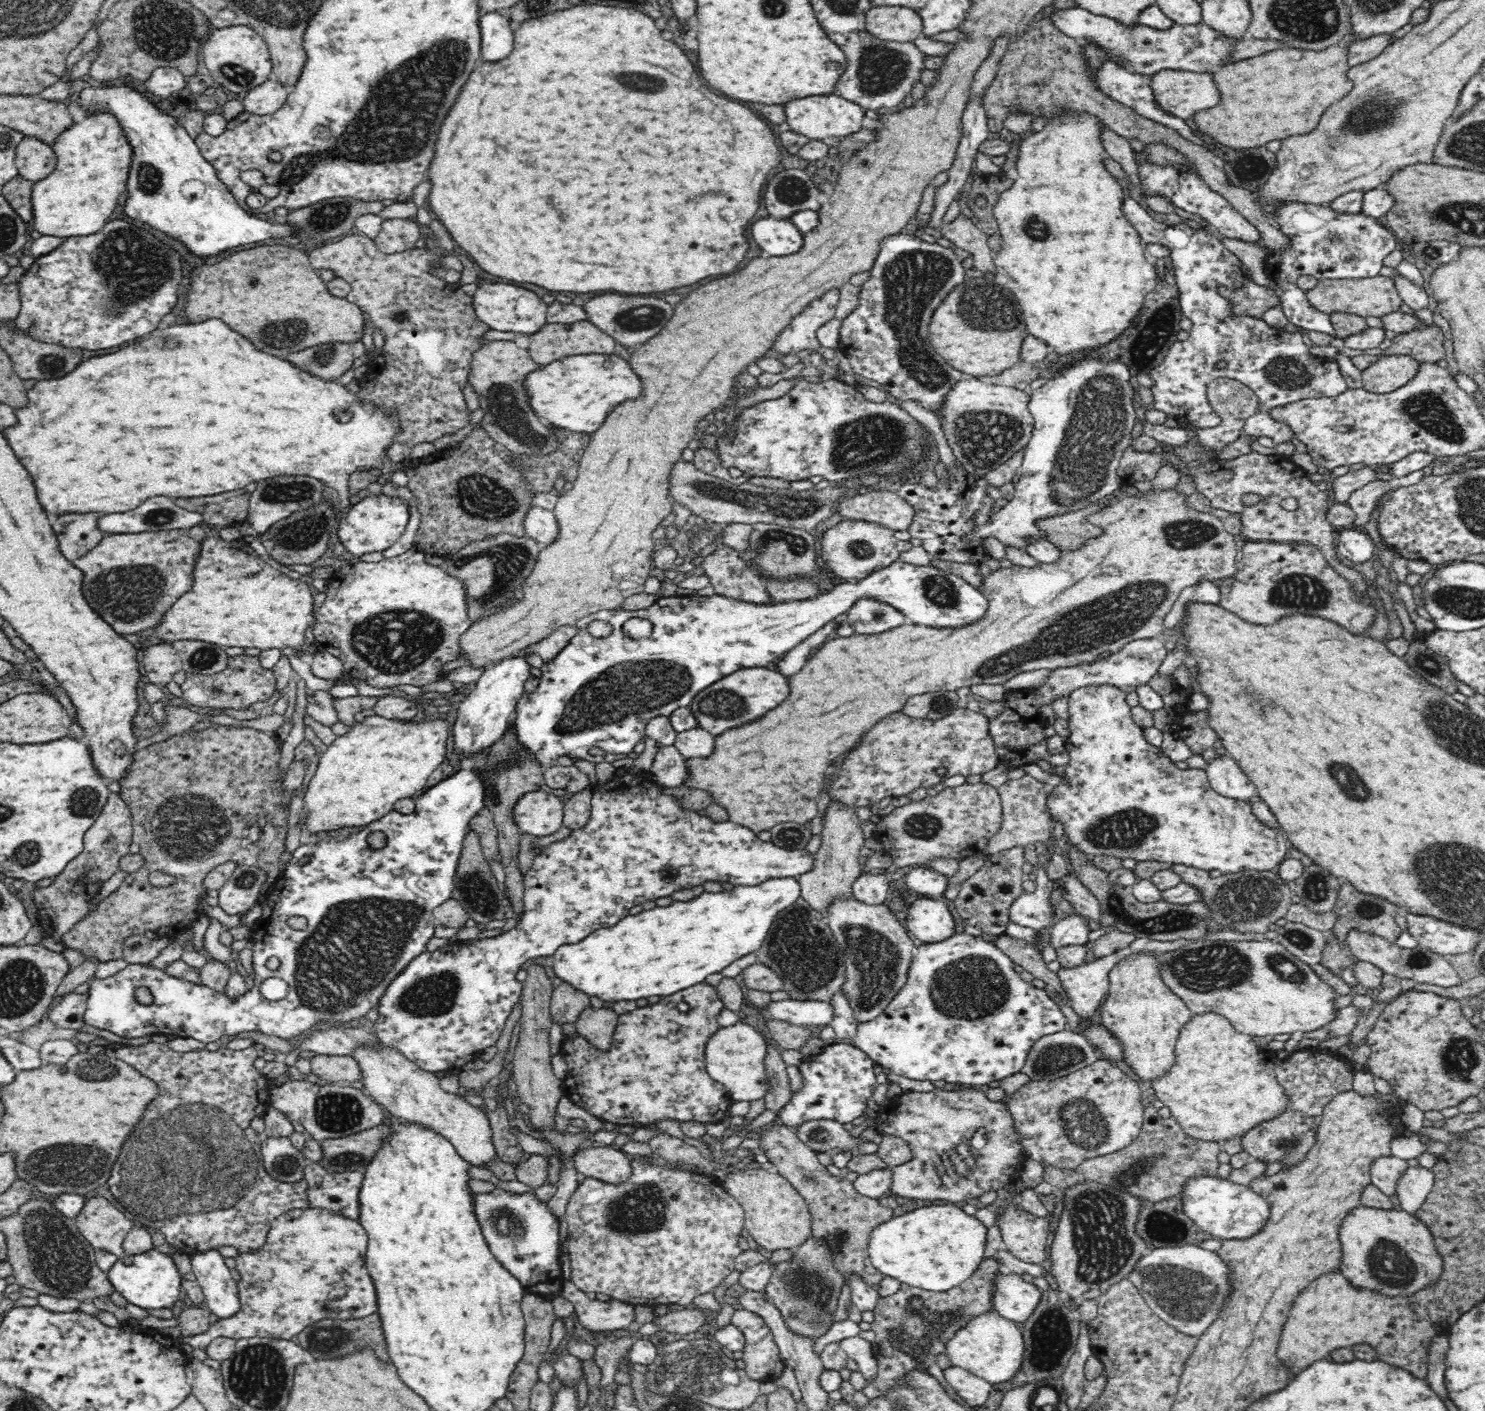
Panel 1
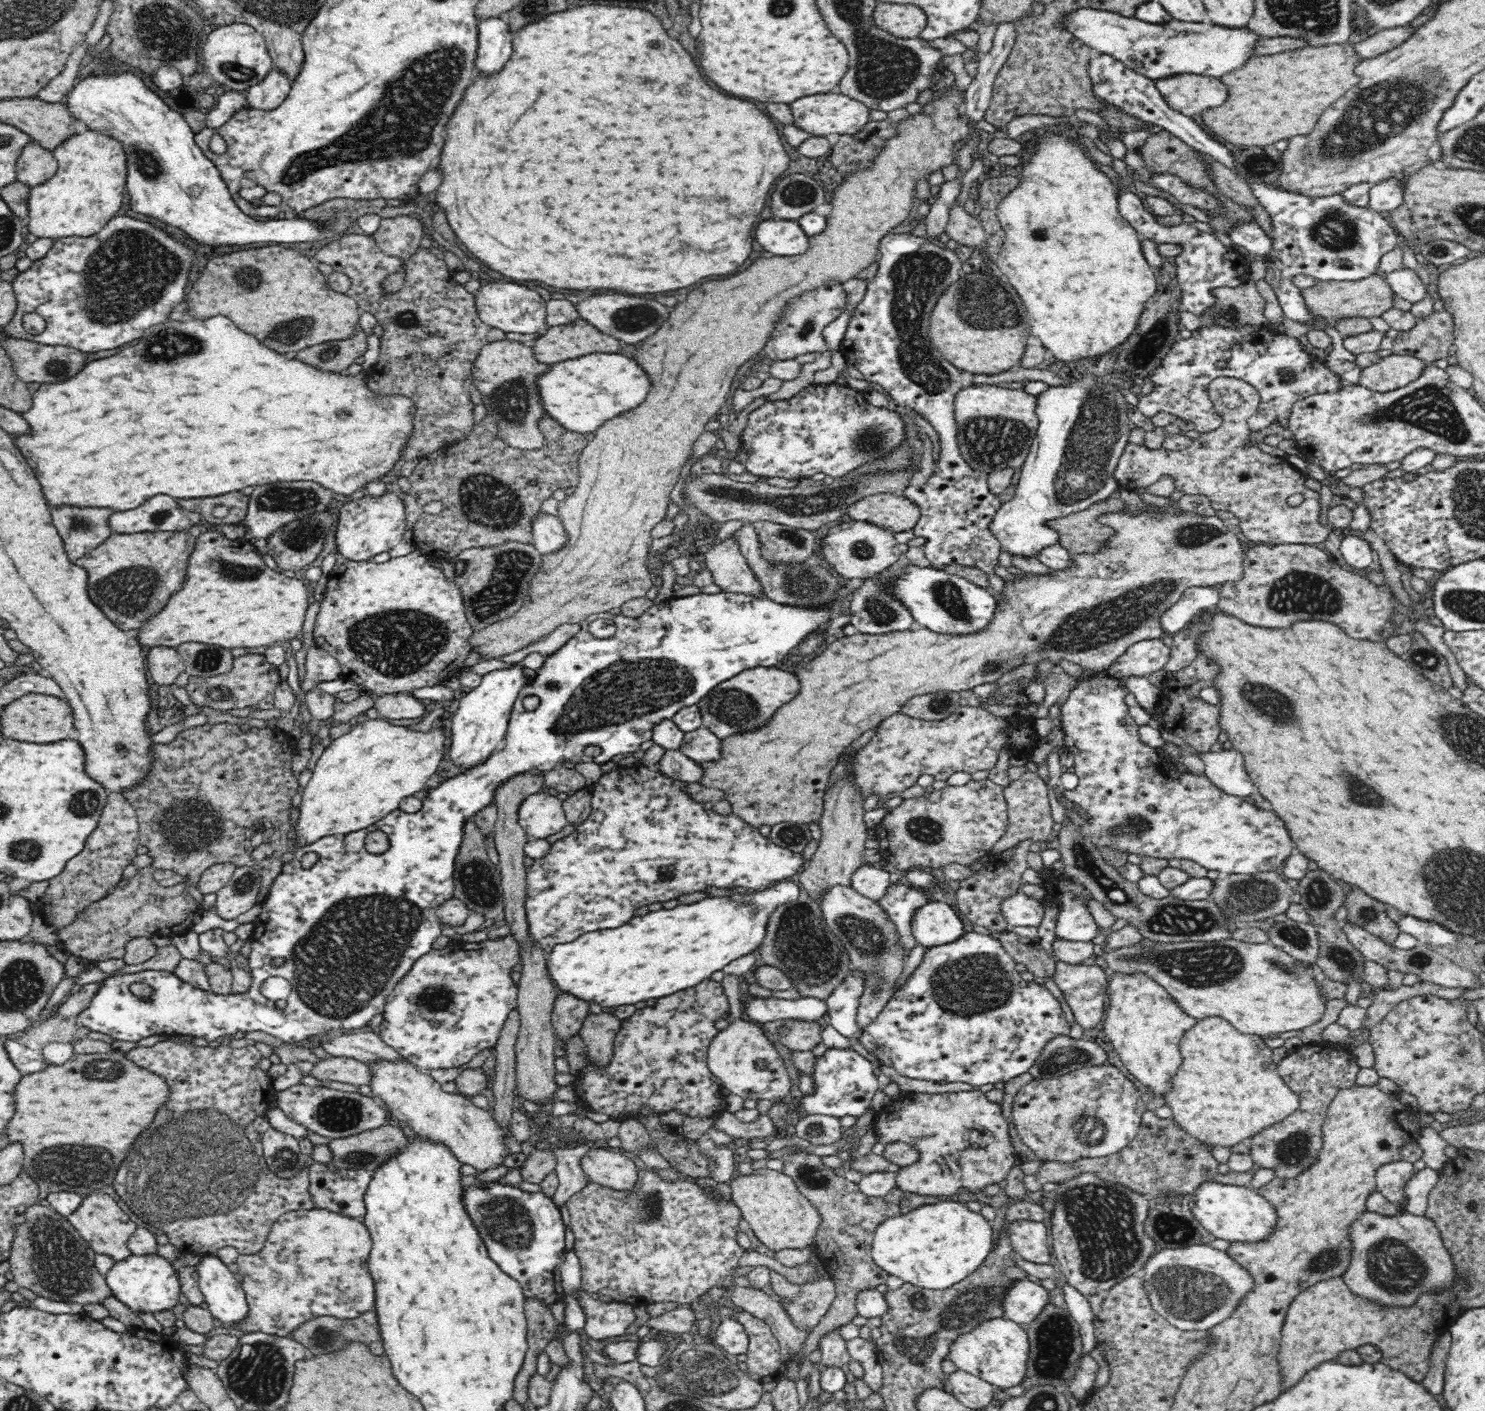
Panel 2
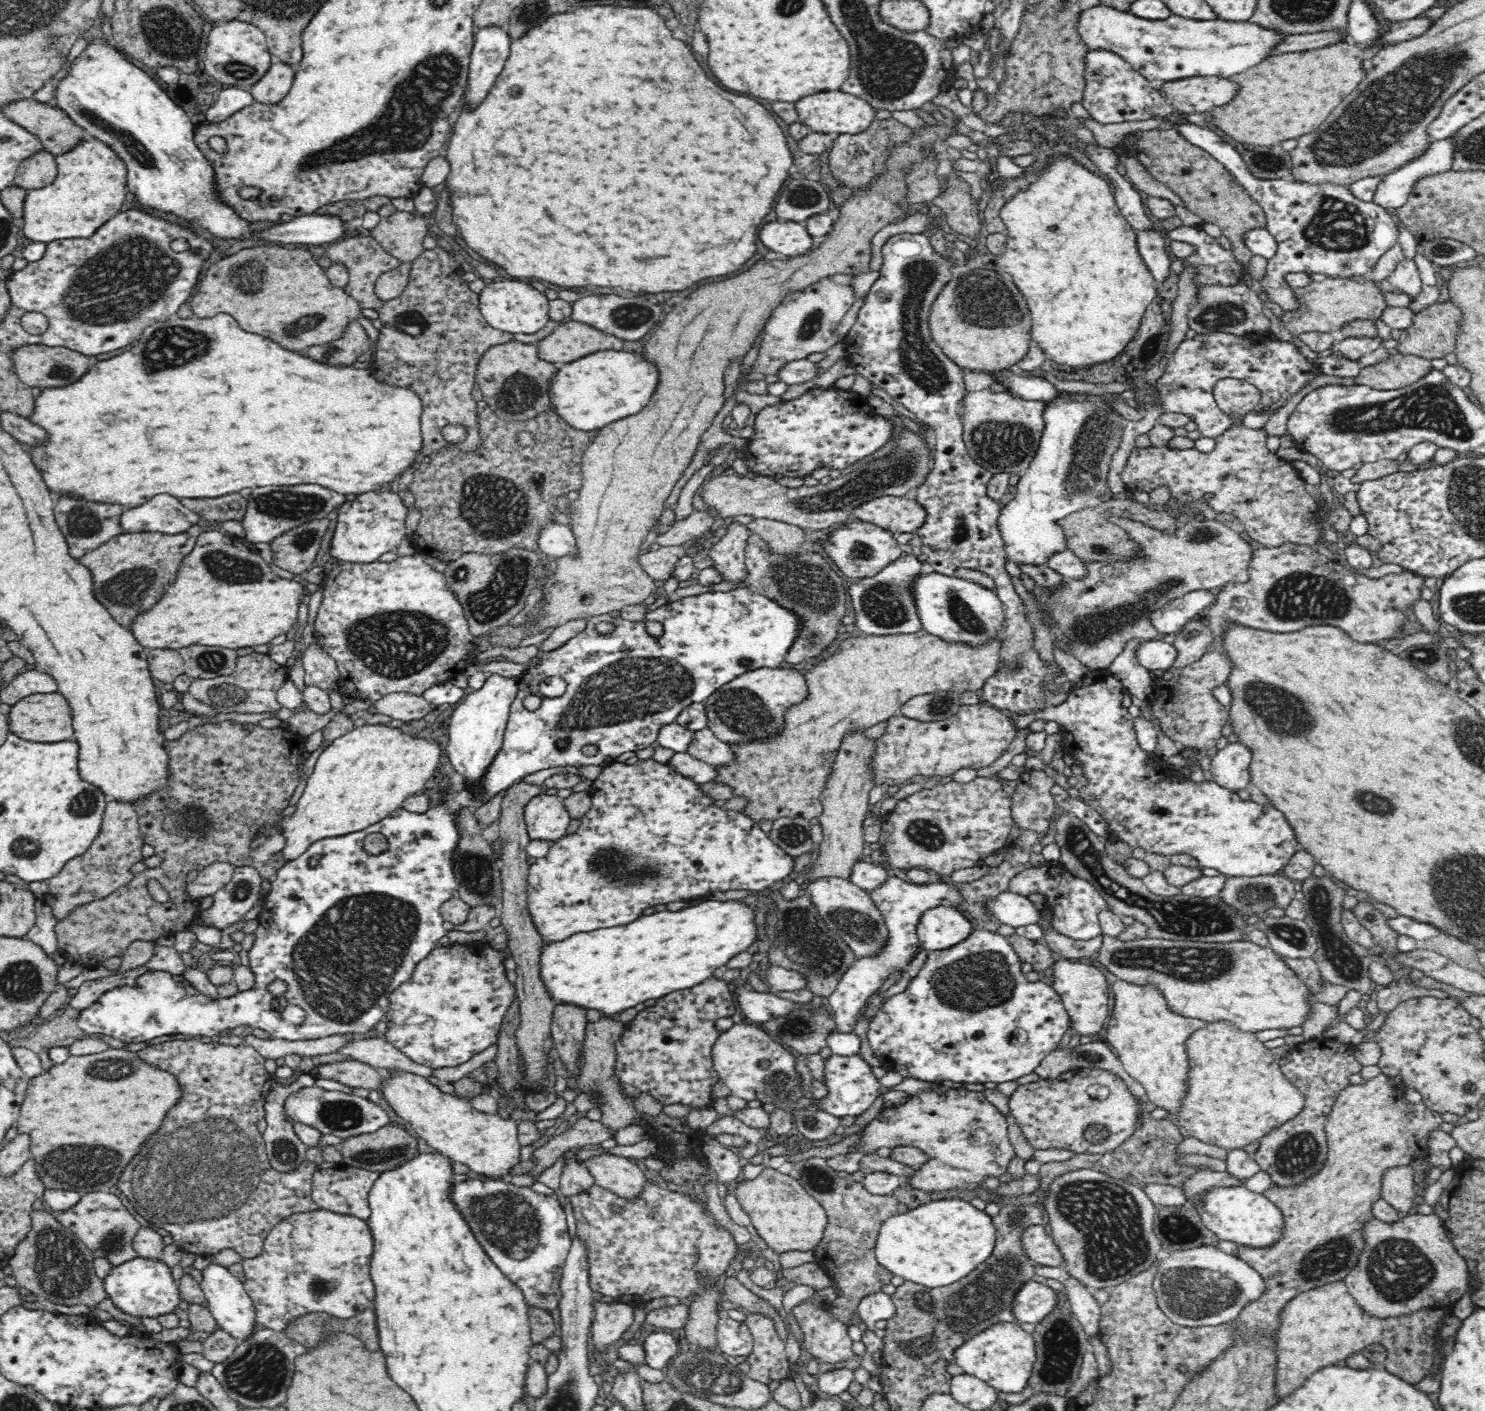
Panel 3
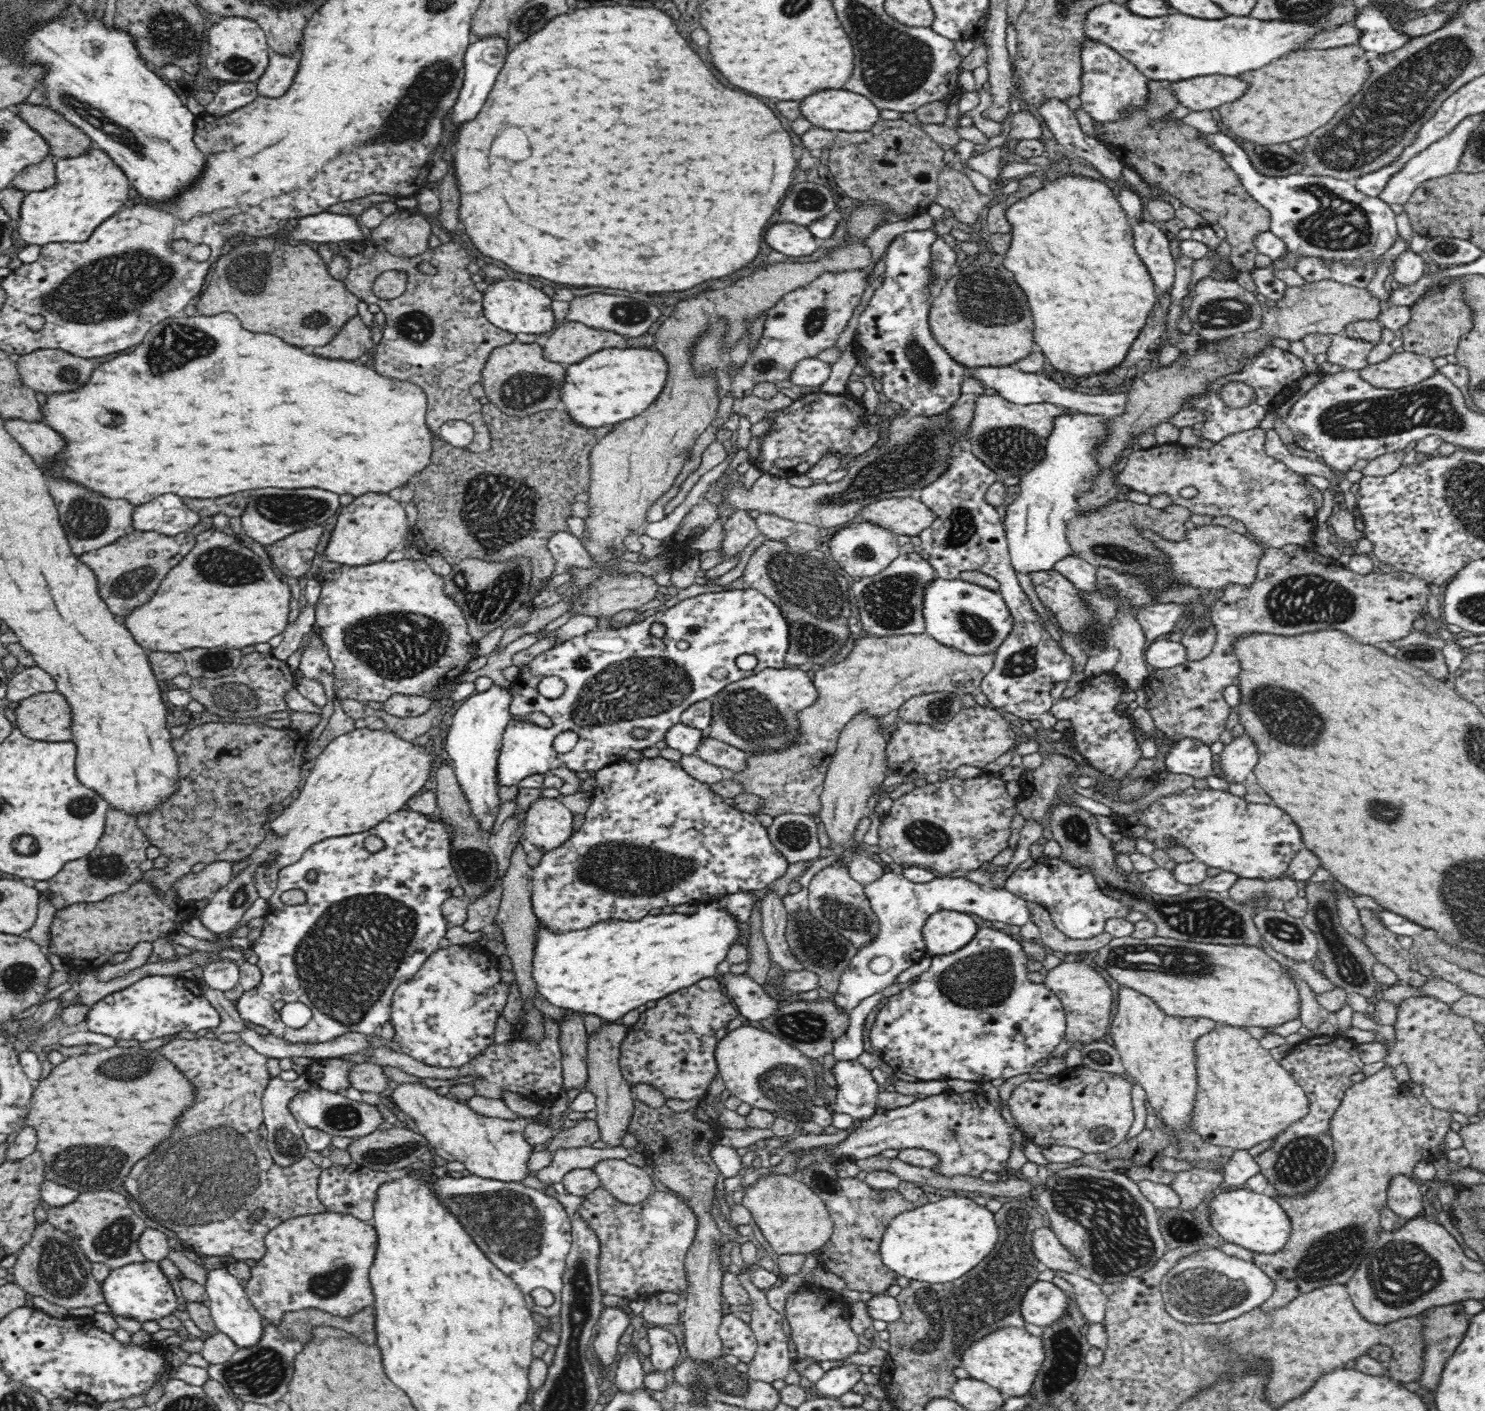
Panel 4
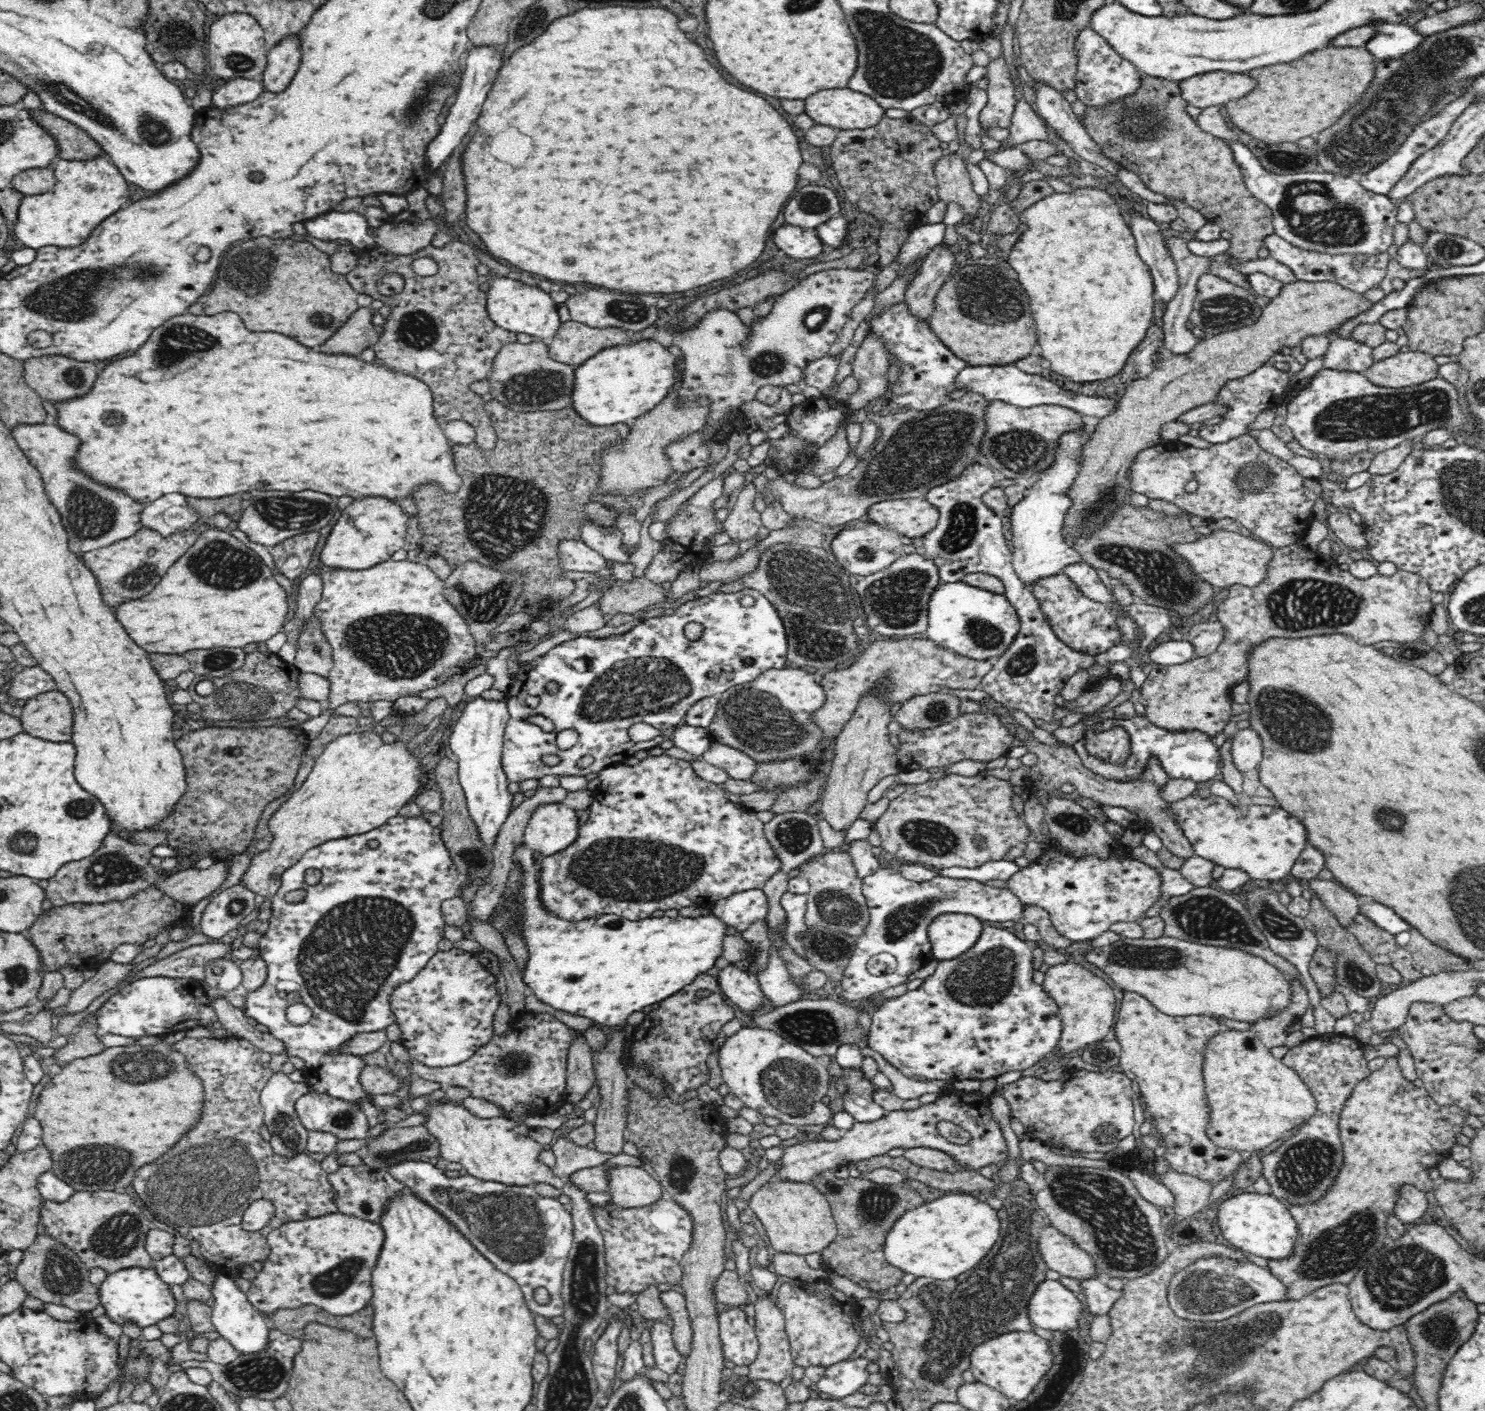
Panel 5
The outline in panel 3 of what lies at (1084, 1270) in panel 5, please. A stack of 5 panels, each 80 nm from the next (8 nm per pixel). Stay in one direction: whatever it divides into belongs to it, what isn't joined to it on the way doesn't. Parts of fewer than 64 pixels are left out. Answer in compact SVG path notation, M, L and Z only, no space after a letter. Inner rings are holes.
M1032 1224L1024 1228L1024 1232L1020 1234L1020 1241L1027 1258L1034 1260L1038 1265L1061 1267L1064 1263L1060 1249L1042 1225Z

